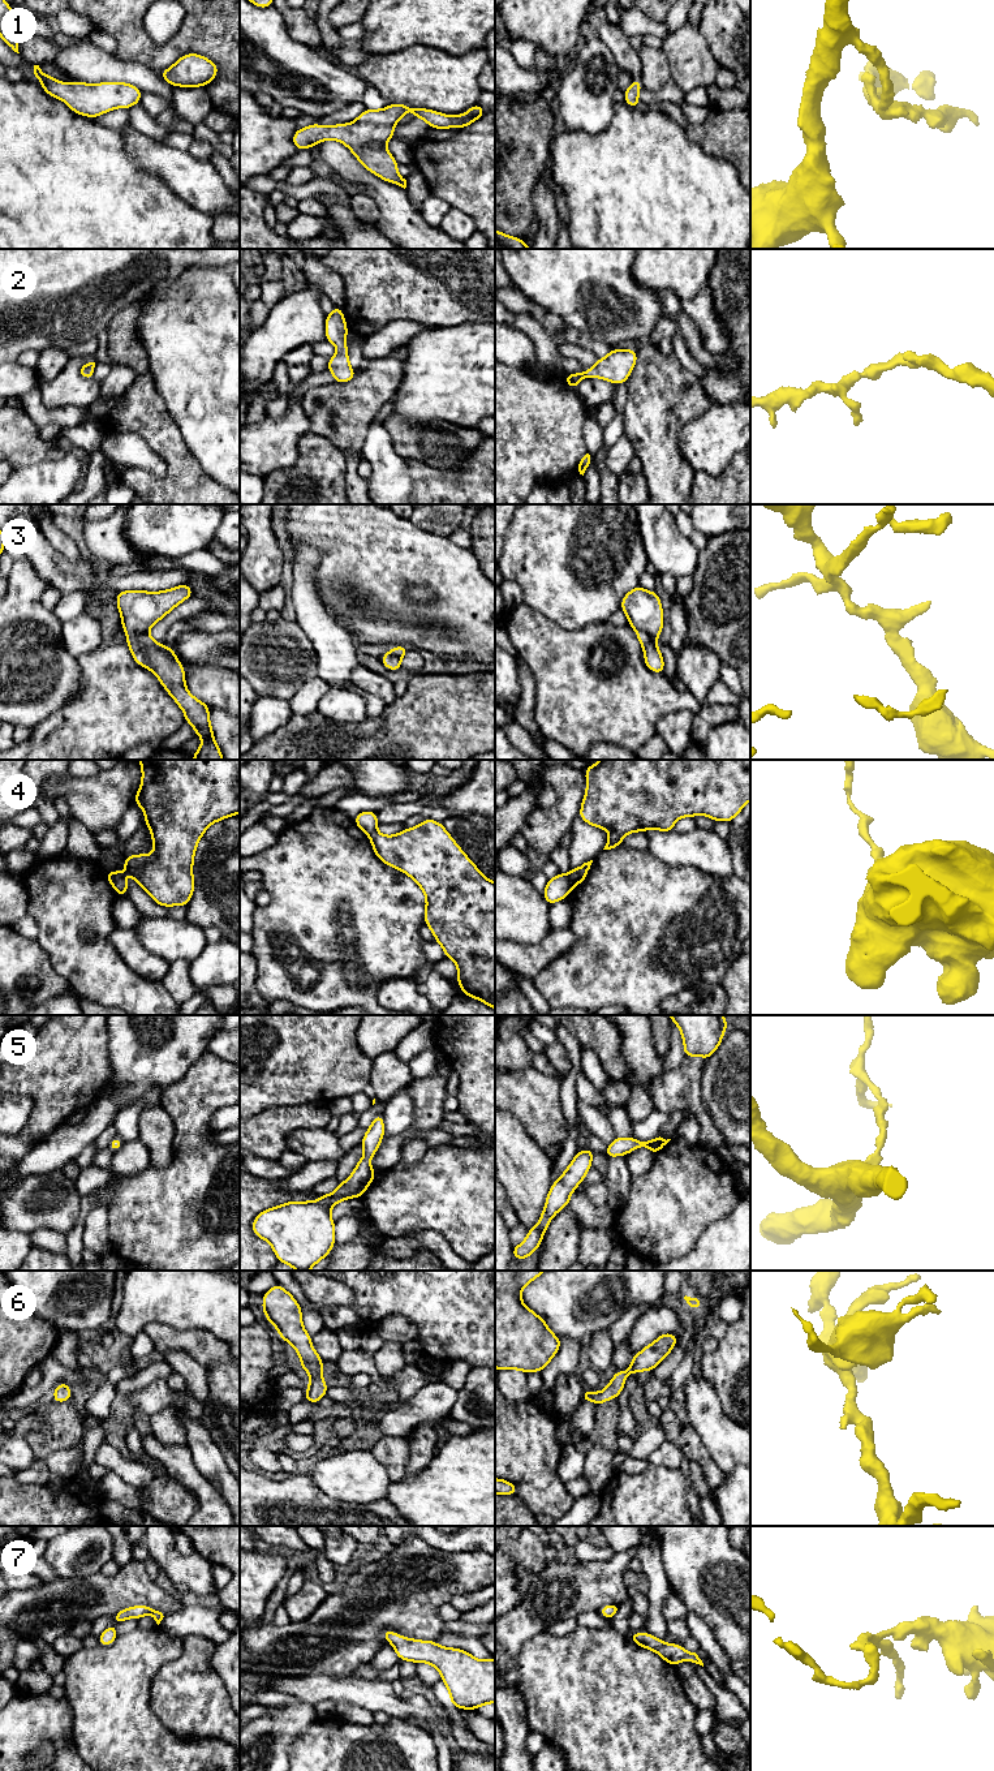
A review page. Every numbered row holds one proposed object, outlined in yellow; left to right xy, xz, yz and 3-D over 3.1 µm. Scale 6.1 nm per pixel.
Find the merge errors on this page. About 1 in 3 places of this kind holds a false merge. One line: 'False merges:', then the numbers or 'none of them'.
False merges: 4

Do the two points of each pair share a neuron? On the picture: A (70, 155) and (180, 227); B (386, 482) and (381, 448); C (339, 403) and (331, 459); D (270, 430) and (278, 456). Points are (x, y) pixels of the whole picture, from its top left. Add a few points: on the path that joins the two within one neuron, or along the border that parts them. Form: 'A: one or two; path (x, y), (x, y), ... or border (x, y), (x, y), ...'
A: one; path (98, 183), (142, 227), (153, 227)
B: one; path (386, 475), (386, 463), (382, 456)
C: two; border (309, 431), (323, 435), (343, 451)
D: one; path (270, 437), (270, 445), (275, 450)

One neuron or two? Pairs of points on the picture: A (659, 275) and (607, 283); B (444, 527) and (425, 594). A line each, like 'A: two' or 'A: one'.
A: two
B: two

